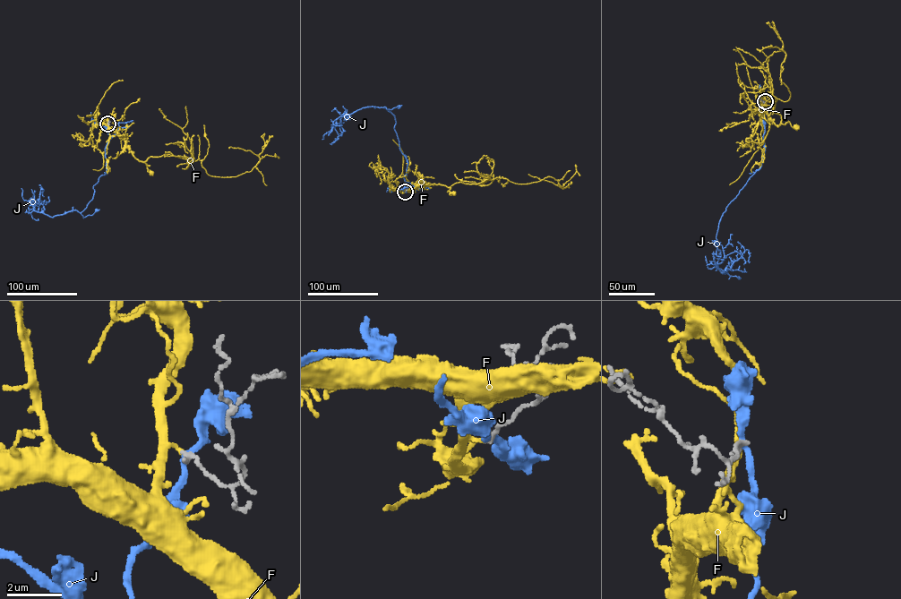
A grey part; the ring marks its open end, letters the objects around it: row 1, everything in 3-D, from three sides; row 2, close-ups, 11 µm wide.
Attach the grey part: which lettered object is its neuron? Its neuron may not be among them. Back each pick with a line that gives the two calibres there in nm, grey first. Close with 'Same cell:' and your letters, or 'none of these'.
F: 200/130 nm
Same cell: F

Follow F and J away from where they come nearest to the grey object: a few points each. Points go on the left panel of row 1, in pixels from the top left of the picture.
F: (107, 124), (123, 139), (135, 158), (150, 166), (146, 164), (148, 171), (151, 173)
J: (107, 124), (107, 174), (81, 213), (97, 210)

